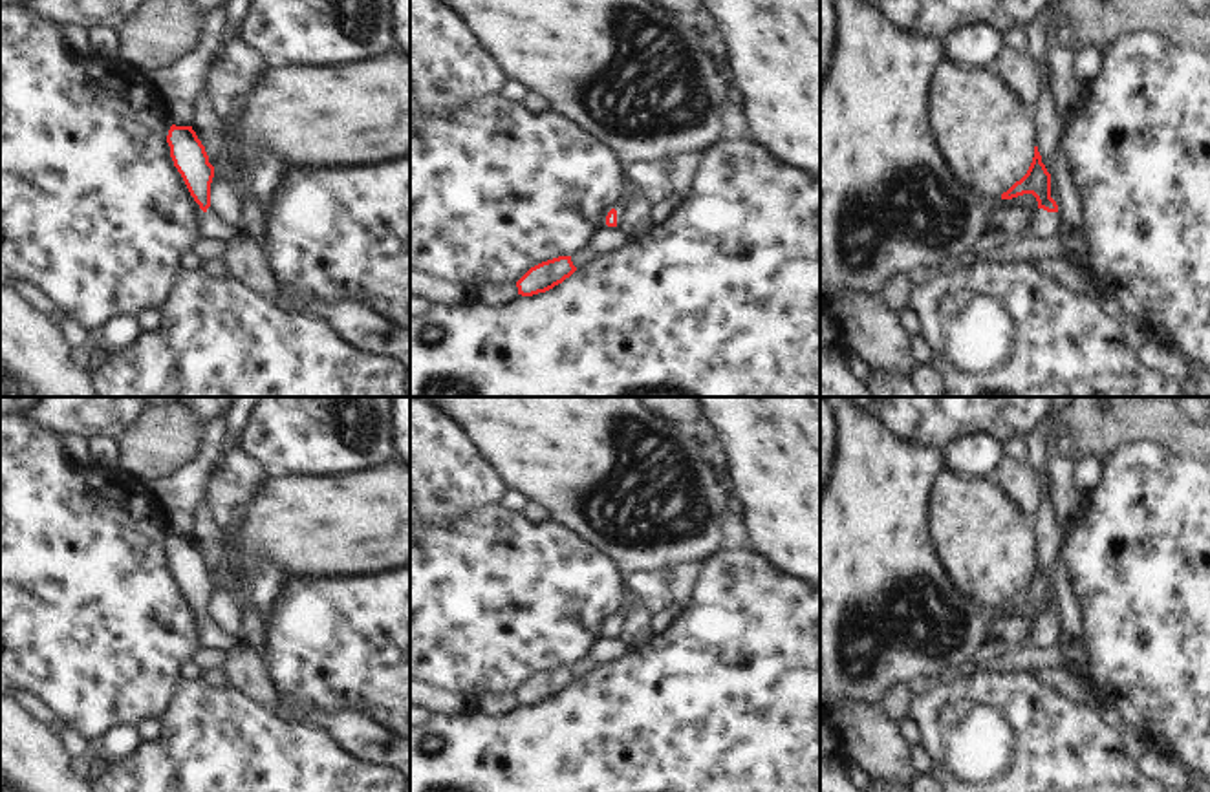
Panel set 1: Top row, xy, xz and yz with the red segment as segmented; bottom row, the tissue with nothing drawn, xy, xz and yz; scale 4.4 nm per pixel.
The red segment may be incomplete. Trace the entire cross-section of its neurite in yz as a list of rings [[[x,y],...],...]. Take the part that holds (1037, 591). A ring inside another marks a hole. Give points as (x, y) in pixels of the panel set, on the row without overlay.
[[[1034,556],[1034,567],[1027,583],[1003,602],[1001,609],[1012,609],[1023,604],[1032,604],[1038,611],[1038,626],[1034,631],[1036,646],[1053,646],[1064,640],[1058,615],[1051,607],[1051,583],[1042,573],[1038,556]]]

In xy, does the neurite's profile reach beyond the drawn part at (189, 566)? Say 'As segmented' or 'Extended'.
Extended

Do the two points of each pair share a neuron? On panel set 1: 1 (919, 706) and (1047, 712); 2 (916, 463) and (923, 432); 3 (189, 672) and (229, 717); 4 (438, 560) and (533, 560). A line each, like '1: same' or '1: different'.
1: same
2: different
3: different
4: same

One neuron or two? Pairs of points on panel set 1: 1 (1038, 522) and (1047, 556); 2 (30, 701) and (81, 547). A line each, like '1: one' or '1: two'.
1: one
2: two

